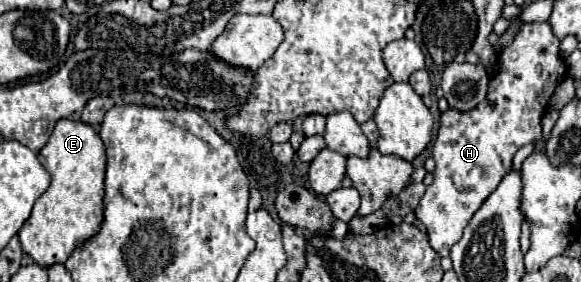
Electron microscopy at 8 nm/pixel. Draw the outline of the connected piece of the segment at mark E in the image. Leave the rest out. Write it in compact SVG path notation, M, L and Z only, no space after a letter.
M61 118L49 142L39 150L39 162L51 174L51 186L37 198L31 216L19 230L23 250L33 256L39 266L65 262L73 248L91 238L103 222L103 180L105 180L105 148L91 124Z

